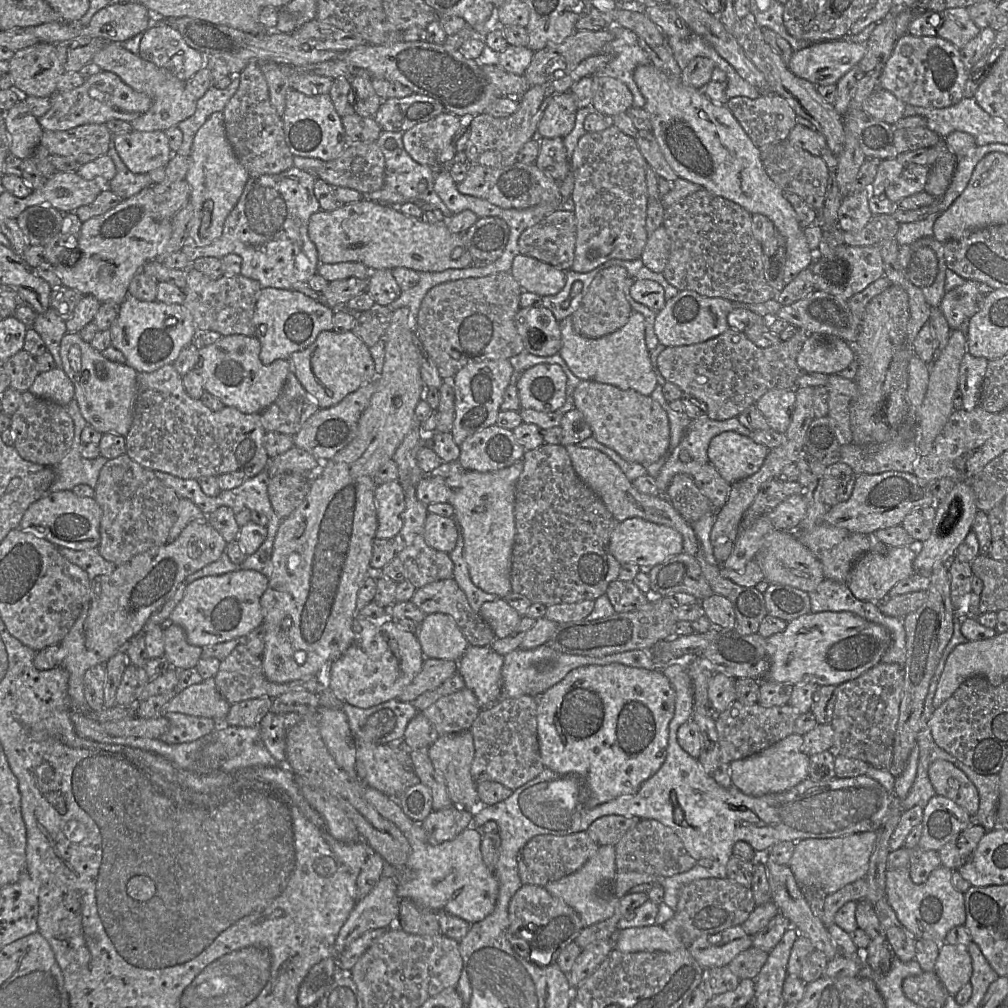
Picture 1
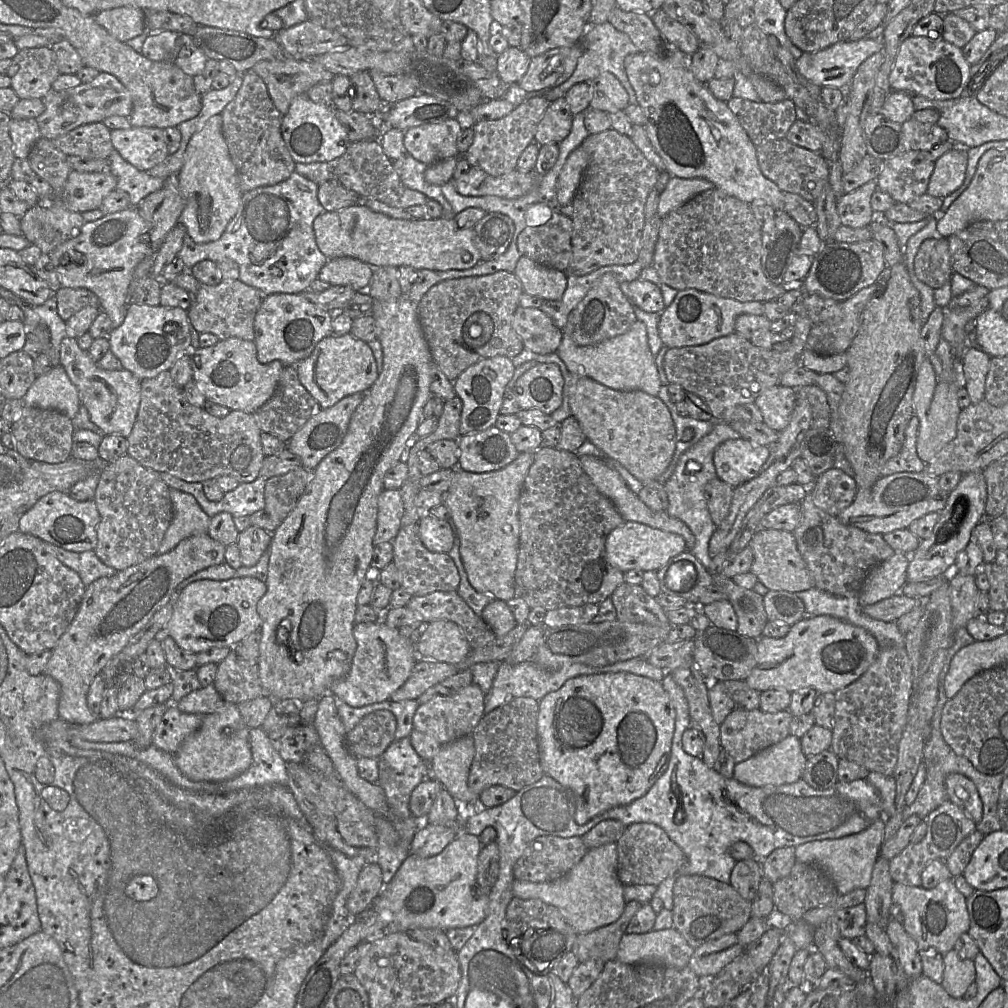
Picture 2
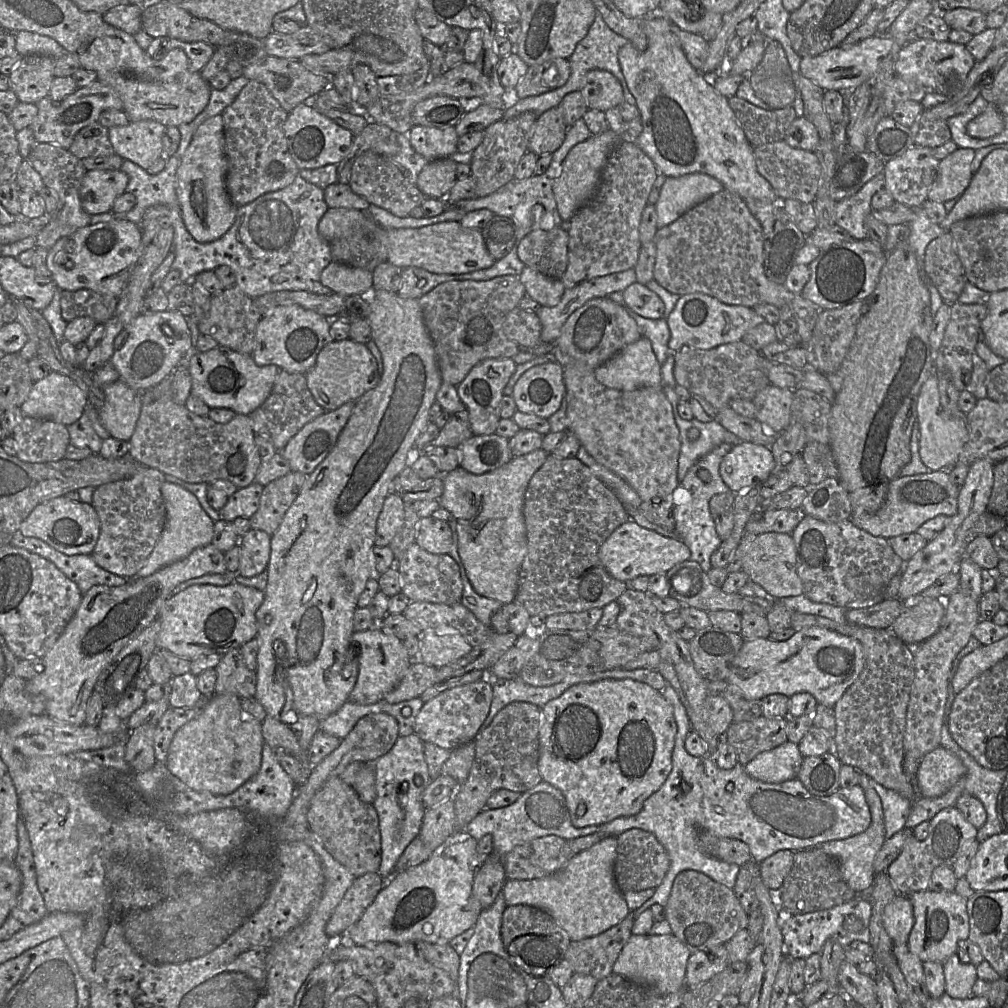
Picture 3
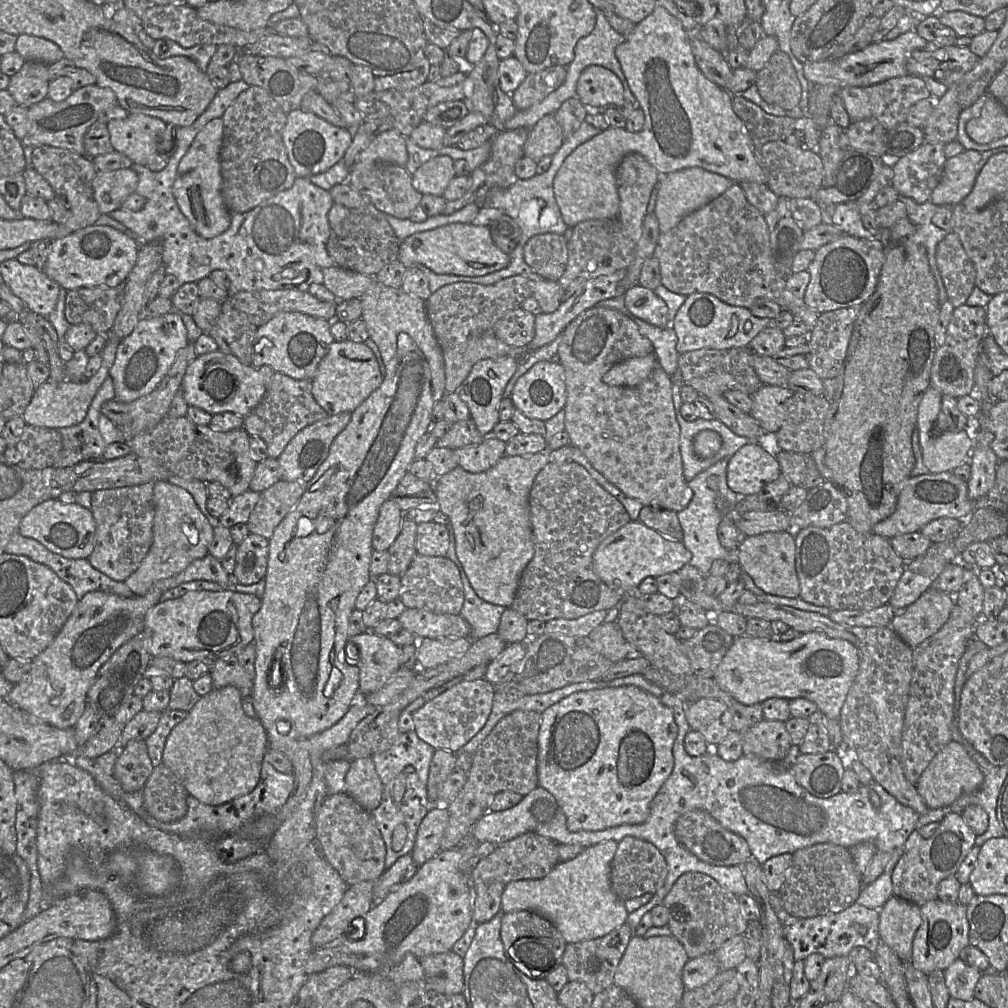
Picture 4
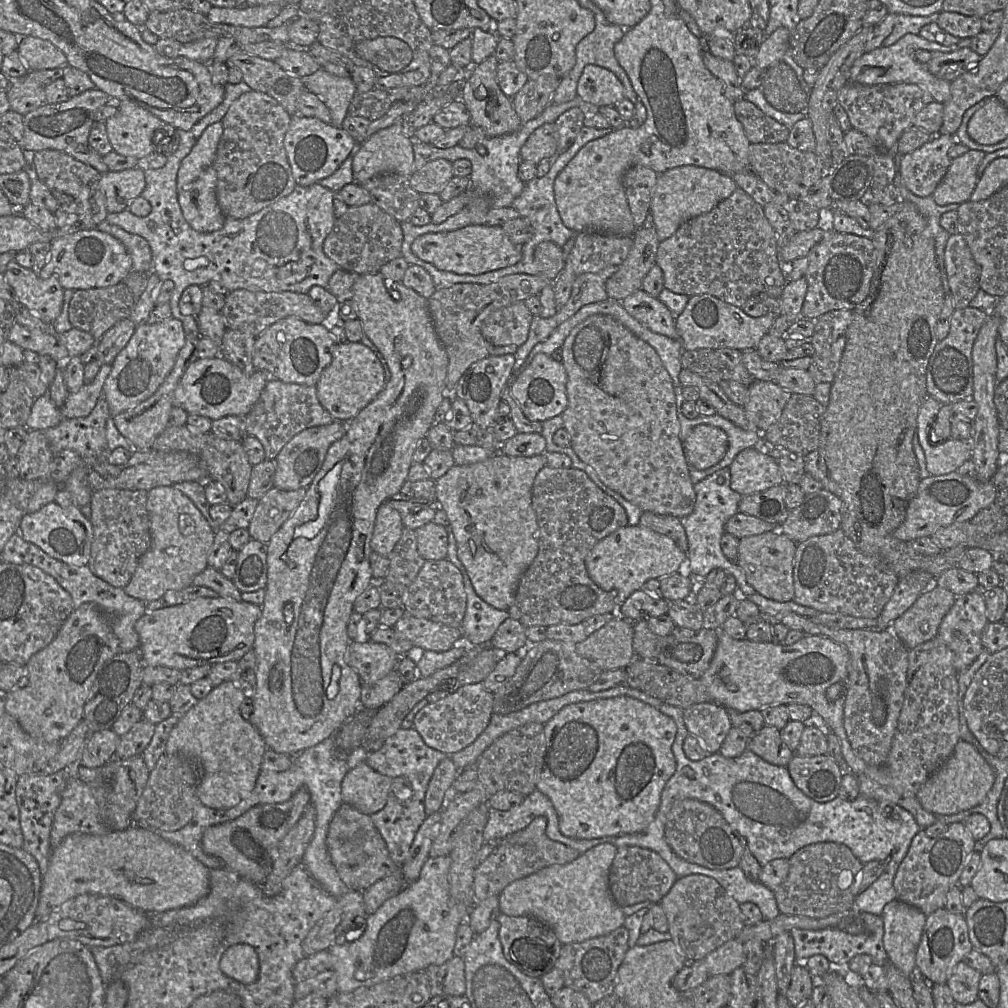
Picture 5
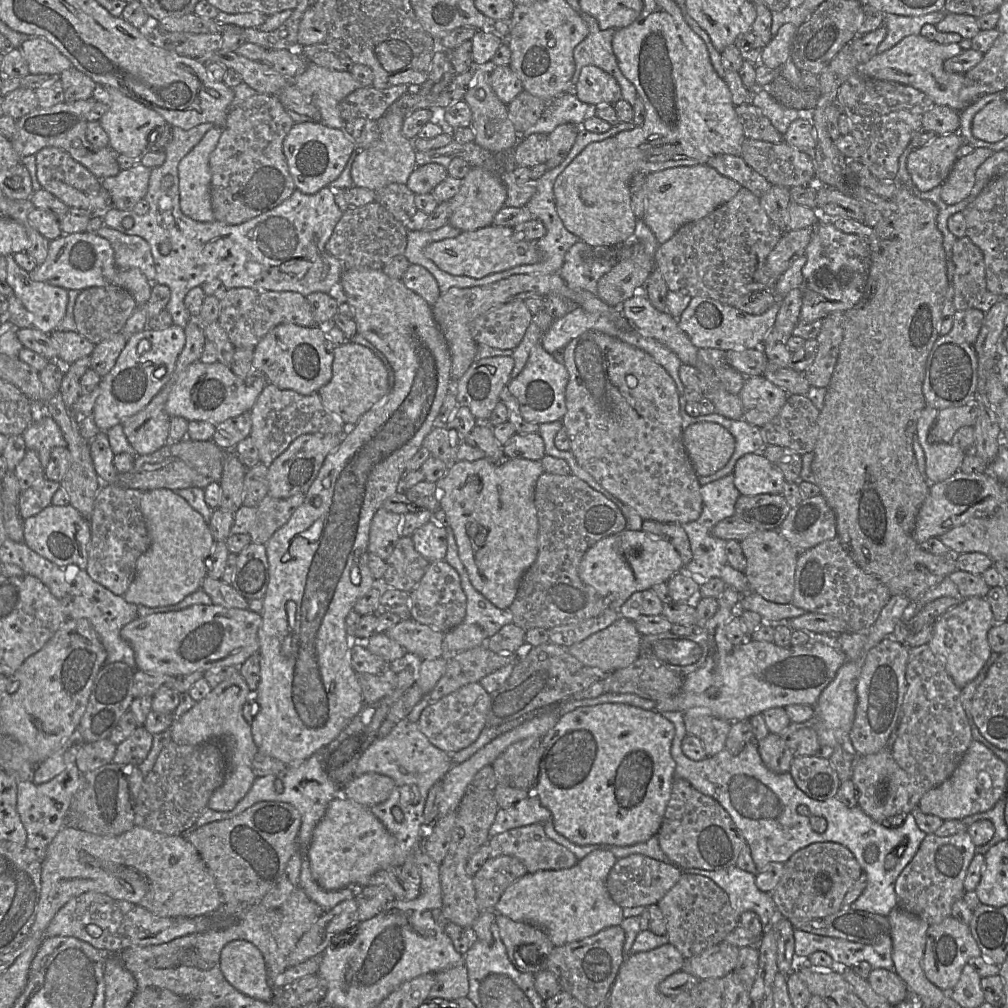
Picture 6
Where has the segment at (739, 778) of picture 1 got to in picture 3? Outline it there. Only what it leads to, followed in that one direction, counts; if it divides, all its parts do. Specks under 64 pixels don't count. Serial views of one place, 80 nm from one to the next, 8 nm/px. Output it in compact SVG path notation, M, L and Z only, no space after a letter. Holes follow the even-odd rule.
M788 740L772 750L758 754L744 765L744 769L754 779L781 783L797 777L803 759L798 745Z

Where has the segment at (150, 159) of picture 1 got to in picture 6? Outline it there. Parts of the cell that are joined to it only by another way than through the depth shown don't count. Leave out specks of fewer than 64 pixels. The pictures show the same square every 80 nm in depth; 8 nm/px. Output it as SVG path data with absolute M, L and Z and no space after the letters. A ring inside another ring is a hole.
M98 87L98 93L93 96L108 105L107 112L99 123L109 137L109 146L118 154L130 157L142 156L148 150L148 136L157 127L167 124L156 111L125 96L119 90L111 87Z

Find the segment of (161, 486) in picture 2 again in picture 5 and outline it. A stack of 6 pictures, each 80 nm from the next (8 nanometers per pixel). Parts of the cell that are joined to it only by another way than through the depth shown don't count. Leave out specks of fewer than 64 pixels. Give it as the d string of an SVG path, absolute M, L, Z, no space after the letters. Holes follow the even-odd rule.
M101 489L91 495L89 520L93 540L88 567L91 572L114 587L124 588L138 562L150 546L149 515L146 490Z

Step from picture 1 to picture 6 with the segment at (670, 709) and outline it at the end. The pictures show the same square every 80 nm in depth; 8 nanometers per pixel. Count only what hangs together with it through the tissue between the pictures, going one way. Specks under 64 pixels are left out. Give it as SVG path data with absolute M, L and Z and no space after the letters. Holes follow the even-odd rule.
M603 703L595 706L579 707L563 714L555 726L542 737L541 747L539 748L539 772L533 786L533 793L538 796L540 803L552 814L555 831L580 846L592 844L631 846L646 842L652 836L658 834L674 781L676 763L671 756L671 745L674 736L675 727L673 723L661 713L628 704Z

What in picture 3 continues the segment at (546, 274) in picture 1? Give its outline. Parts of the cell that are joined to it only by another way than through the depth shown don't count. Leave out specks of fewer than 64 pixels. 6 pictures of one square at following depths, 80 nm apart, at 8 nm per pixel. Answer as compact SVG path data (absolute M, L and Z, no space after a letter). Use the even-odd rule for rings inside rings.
M528 266L524 267L519 278L525 287L526 295L540 306L556 306L565 292L561 279L545 276Z

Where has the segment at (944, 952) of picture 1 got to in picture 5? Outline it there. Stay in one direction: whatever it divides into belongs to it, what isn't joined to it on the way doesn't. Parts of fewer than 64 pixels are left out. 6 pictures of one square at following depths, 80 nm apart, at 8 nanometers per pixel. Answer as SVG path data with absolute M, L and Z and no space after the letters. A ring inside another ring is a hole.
M962 961L955 966L947 980L955 1003L967 1005L978 999L978 985L981 976L979 971Z

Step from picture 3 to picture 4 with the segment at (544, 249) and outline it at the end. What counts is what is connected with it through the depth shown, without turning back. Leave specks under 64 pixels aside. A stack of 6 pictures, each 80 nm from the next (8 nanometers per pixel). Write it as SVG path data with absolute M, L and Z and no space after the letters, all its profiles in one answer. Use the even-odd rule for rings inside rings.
M557 233L535 235L525 244L523 256L540 277L558 281L568 261L566 236Z

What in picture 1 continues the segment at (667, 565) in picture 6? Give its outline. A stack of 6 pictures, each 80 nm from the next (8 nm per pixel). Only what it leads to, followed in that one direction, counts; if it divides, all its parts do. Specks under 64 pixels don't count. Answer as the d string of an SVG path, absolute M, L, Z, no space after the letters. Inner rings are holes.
M639 517L620 522L610 536L609 550L623 563L633 563L642 569L649 569L683 552L683 537L677 530L656 524Z

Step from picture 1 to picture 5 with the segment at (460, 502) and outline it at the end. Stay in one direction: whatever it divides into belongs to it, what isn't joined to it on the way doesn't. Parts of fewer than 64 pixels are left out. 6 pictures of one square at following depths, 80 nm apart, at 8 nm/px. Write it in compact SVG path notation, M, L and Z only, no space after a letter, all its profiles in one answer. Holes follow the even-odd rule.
M495 453L471 465L454 465L435 481L436 506L442 509L457 545L457 556L464 566L476 594L496 609L507 610L515 601L521 577L538 553L539 527L532 507L532 489L536 475L546 465L543 454L510 457Z

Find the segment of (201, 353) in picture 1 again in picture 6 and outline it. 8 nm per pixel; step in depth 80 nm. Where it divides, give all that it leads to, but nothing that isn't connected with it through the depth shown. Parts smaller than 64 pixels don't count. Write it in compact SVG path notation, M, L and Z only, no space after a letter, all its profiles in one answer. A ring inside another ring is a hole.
M198 361L190 365L182 375L179 376L178 382L174 385L168 396L165 409L170 418L178 416L185 418L188 422L207 421L217 425L229 418L251 411L259 395L268 383L267 378L261 375L252 385L247 385L244 380L233 373L230 367L223 365L219 361L211 364Z

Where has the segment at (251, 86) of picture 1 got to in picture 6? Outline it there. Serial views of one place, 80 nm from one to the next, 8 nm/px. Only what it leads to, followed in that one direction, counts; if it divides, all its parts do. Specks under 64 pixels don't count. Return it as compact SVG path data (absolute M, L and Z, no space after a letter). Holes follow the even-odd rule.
M256 93L230 109L209 158L214 221L241 224L291 196L296 188L283 153L283 141L293 124L288 111L273 95Z

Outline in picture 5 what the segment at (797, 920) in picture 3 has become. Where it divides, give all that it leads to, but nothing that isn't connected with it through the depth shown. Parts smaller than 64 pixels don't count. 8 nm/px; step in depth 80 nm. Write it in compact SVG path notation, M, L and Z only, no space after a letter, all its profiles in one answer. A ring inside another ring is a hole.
M860 912L865 930L858 935L851 935L836 928L821 930L804 930L793 928L789 931L794 941L794 954L798 963L803 963L813 955L825 956L834 968L845 968L849 961L858 954L869 955L873 963L884 964L888 961L887 953L882 943L884 926L881 916L867 912Z

